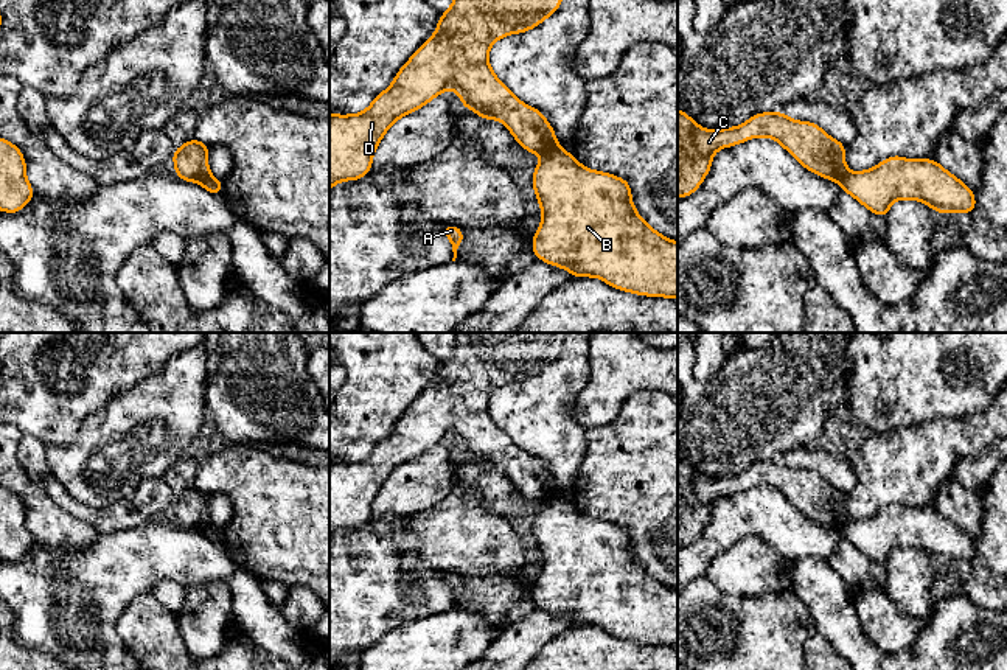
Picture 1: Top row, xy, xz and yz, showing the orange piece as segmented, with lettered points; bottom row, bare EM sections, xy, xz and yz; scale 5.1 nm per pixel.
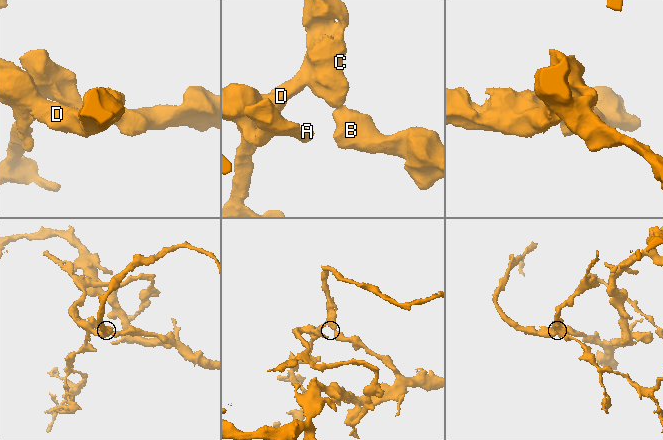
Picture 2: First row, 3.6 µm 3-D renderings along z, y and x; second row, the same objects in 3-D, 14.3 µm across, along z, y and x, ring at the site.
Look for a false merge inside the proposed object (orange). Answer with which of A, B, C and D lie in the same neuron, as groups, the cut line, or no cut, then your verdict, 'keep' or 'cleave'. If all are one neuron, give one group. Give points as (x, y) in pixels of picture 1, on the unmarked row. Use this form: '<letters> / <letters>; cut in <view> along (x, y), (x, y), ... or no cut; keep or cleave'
A C D / B; cut in xz along (558, 495), (544, 504); cleave

